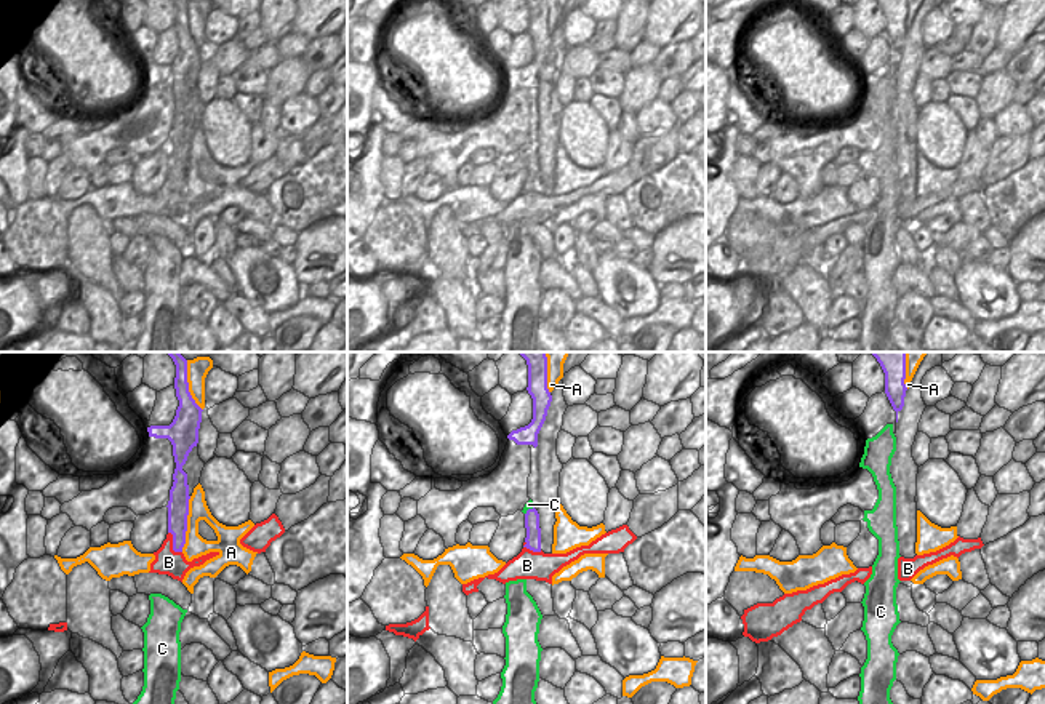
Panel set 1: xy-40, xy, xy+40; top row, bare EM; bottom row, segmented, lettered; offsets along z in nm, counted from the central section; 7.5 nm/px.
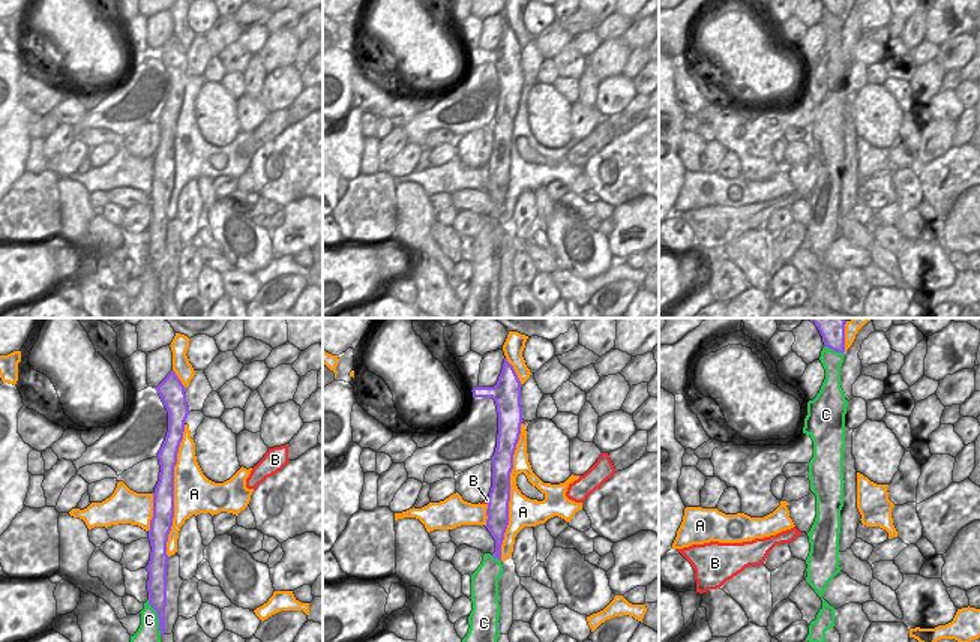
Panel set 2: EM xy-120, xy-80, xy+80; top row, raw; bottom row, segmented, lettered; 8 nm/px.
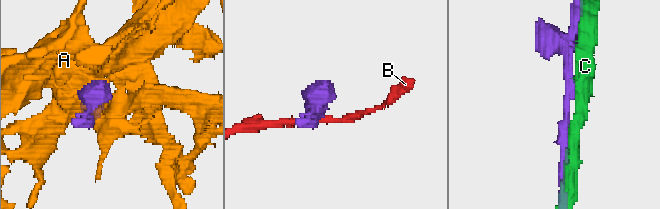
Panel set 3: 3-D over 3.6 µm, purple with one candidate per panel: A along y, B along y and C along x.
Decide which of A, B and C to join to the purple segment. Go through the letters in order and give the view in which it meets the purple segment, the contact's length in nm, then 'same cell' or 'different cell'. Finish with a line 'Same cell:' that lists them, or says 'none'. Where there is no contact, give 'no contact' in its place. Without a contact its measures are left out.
A: contact in xy-40; length 420 nm; different cell
B: contact in xy-40; length 200 nm; different cell
C: contact in xy; length 90 nm; different cell
Same cell: none

